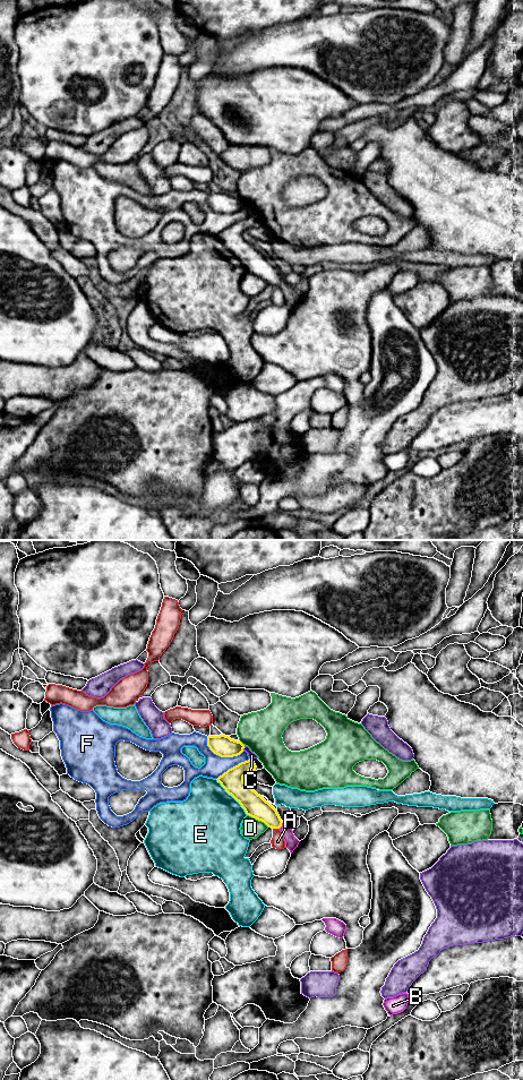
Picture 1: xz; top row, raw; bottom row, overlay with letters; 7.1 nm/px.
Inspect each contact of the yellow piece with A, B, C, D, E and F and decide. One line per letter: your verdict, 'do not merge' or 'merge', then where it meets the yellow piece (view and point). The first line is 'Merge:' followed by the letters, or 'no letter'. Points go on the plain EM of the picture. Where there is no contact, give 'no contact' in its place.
Merge: B
A: do not merge; contact xz (276, 284)
B: merge; contact xz (281, 282)
C: do not merge; contact xz (243, 204)
D: do not merge; contact xz (258, 276)
E: do not merge; contact xz (232, 253)
F: do not merge; contact xz (221, 213)

